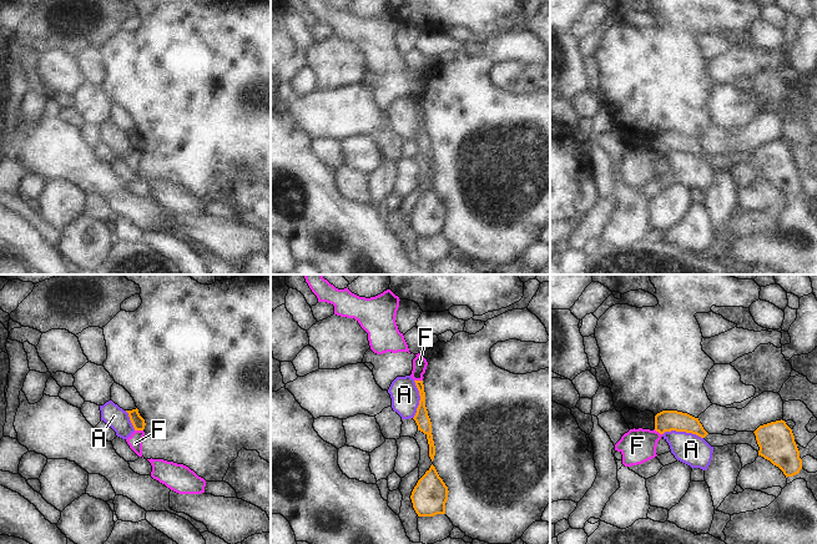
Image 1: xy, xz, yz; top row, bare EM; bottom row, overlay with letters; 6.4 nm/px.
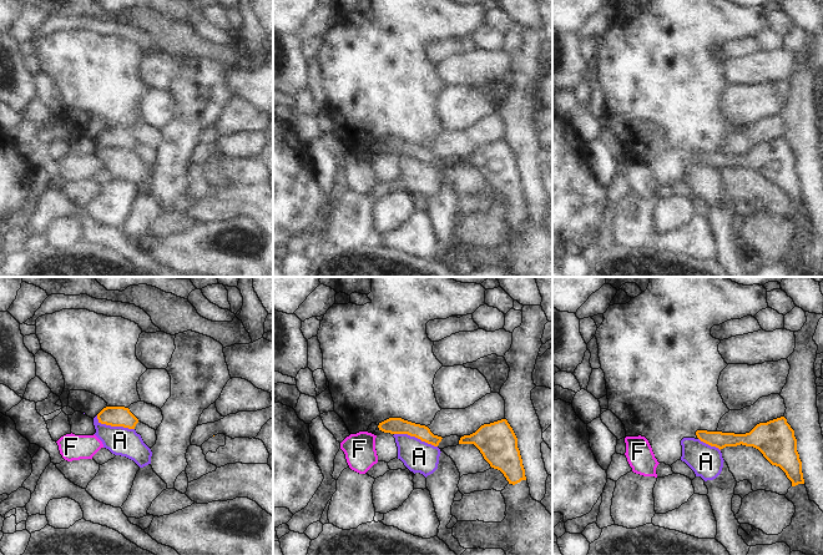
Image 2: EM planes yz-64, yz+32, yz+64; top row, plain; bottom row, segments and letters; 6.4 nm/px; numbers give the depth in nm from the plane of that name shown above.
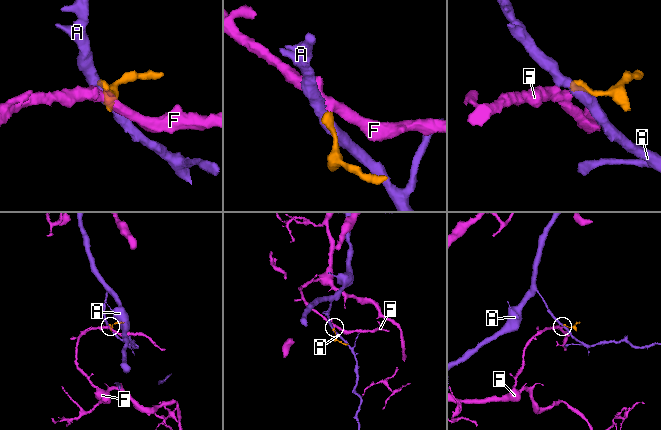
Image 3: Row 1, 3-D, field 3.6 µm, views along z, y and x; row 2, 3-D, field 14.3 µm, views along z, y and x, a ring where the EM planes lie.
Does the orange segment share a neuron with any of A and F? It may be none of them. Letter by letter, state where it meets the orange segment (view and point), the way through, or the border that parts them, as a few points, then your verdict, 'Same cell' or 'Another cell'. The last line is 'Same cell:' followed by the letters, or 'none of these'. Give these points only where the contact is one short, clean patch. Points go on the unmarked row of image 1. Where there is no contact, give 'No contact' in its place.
A: Touches orange at yz (682, 151). Another cell
F: Touches orange at xy (139, 150). Boundary: xy (135, 150), (142, 151). Another cell
Same cell: none of these

